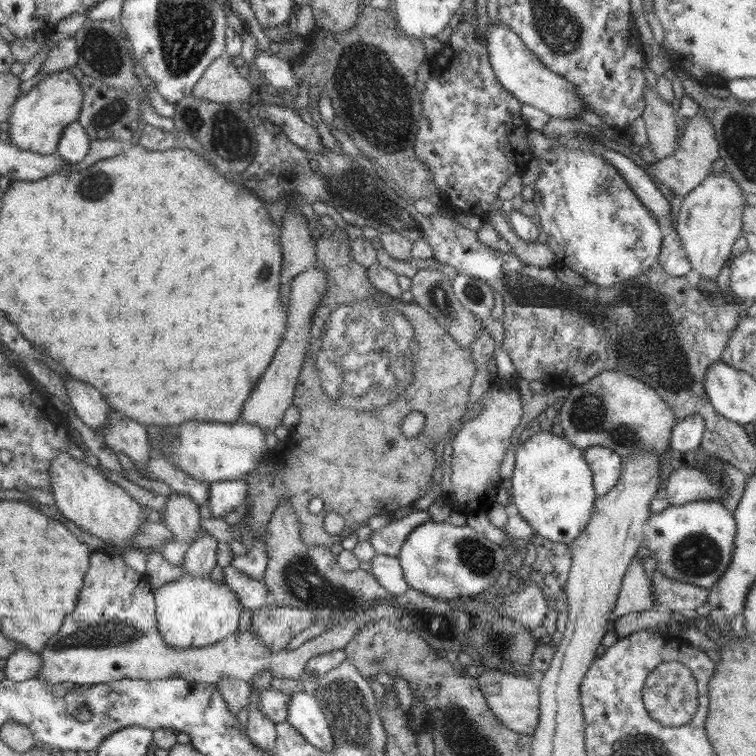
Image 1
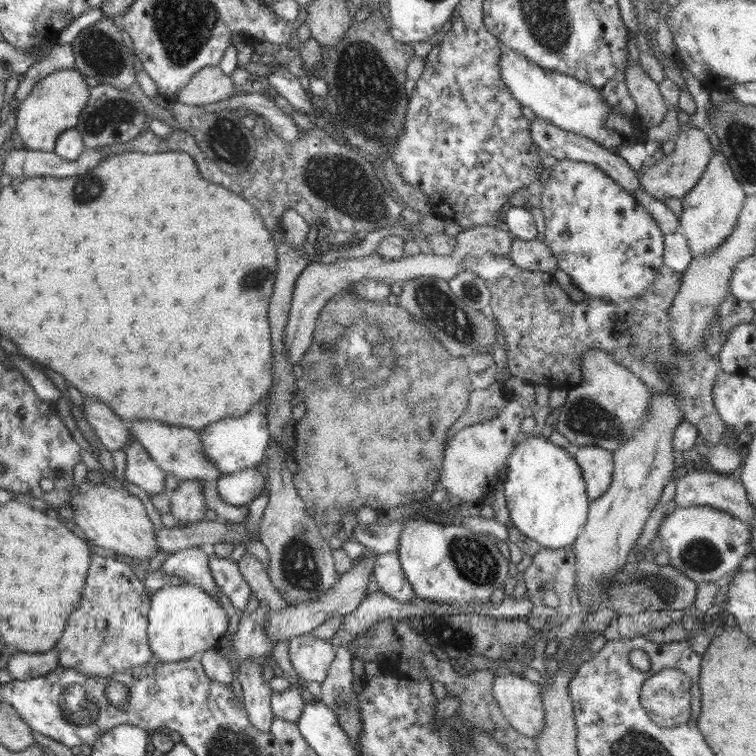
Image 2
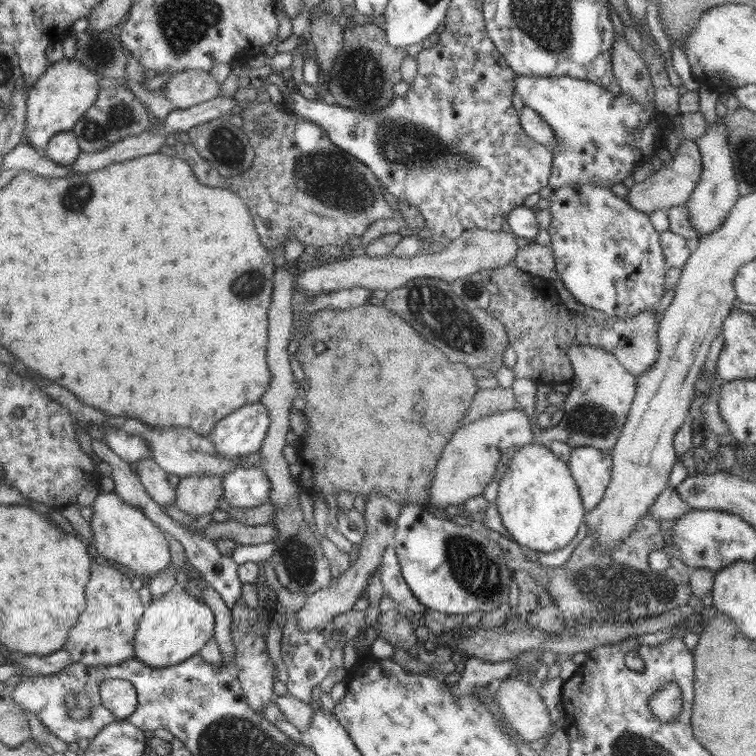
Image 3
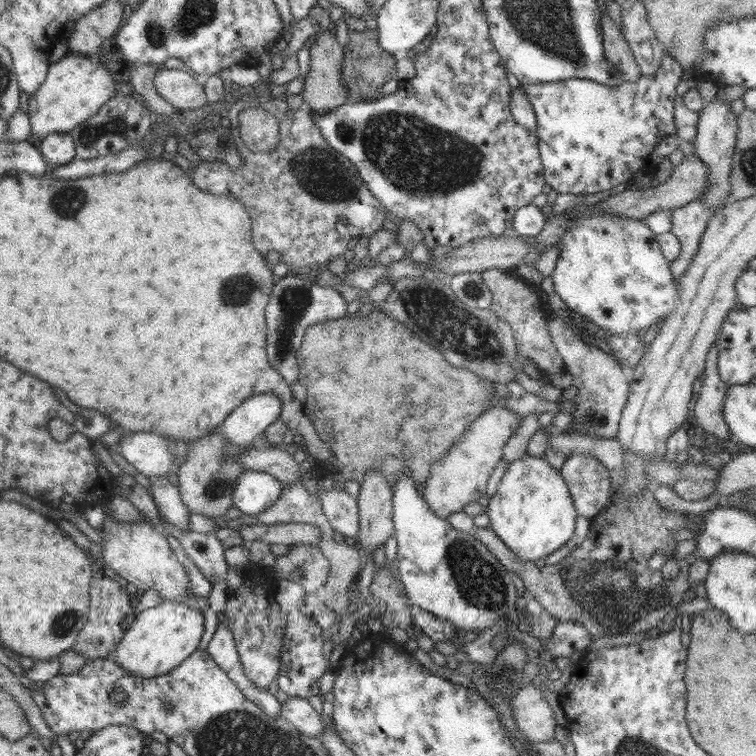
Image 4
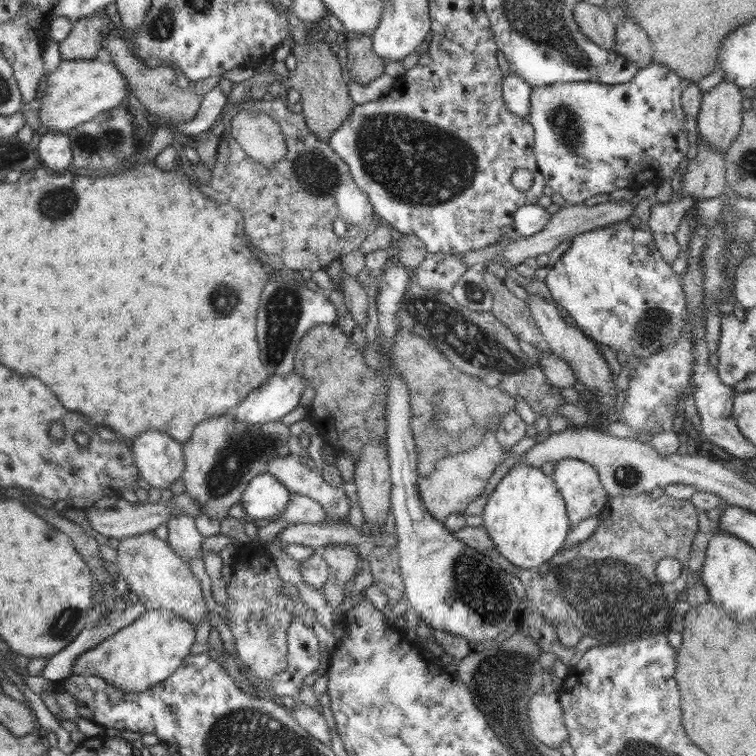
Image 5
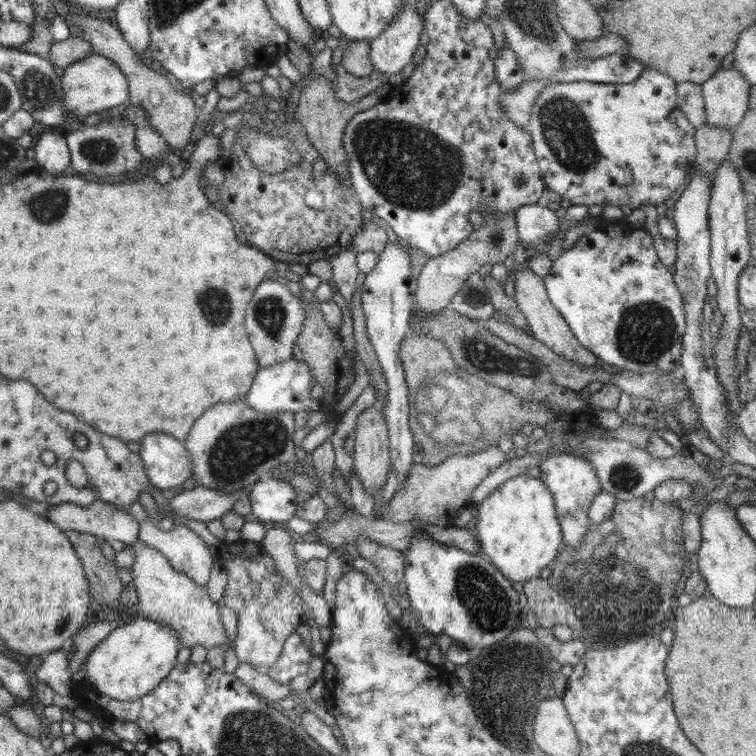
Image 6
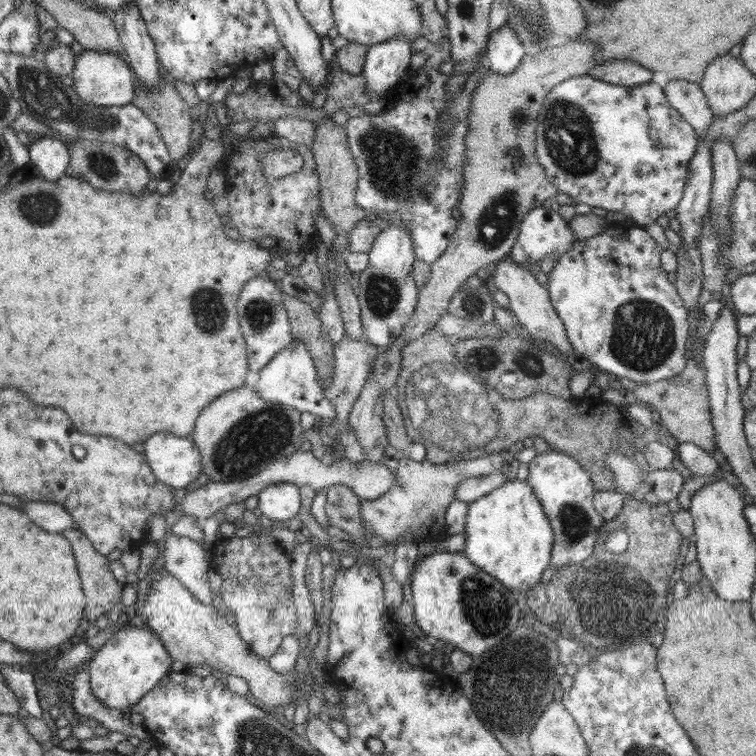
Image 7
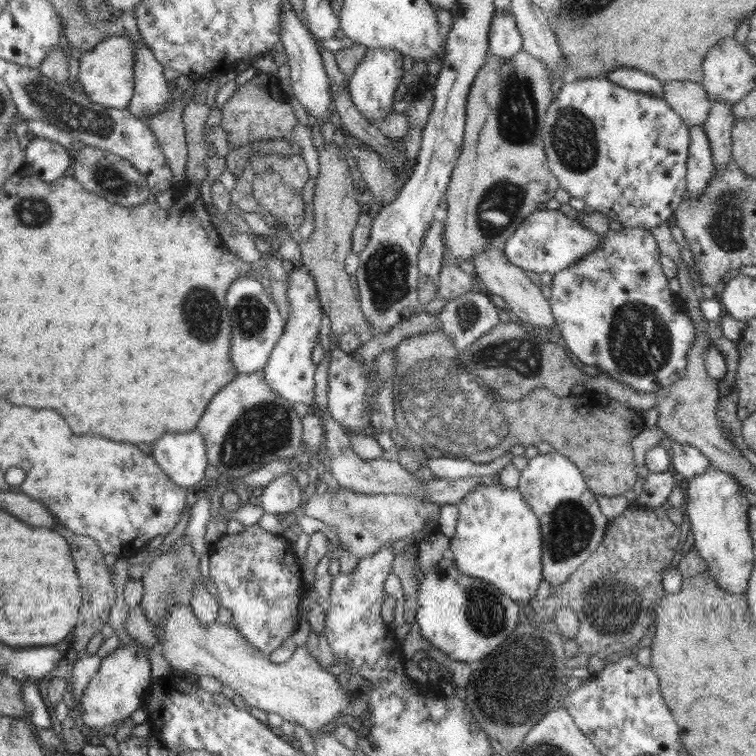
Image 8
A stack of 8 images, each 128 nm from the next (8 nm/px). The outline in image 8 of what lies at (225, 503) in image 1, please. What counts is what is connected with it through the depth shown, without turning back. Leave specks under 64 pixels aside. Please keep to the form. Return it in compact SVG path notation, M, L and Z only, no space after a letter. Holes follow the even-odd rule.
M293 474L278 476L263 492L258 501L268 514L290 514L301 504L302 490Z

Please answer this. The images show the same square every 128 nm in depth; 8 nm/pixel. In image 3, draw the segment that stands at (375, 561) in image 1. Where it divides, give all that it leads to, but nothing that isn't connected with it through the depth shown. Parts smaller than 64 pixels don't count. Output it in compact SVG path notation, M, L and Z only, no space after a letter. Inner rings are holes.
M390 543L385 548L380 565L382 566L380 580L382 581L385 594L399 605L399 609L404 608L408 612L425 614L428 608L424 607L412 595L412 591L410 591L407 582L403 579L394 543Z

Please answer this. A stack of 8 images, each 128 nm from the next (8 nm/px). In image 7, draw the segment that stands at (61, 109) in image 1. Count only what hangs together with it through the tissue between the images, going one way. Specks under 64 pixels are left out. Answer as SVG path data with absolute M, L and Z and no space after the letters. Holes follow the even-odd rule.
M83 51L75 60L71 74L76 94L87 103L94 106L125 106L133 103L135 97L135 82L129 64L114 52Z

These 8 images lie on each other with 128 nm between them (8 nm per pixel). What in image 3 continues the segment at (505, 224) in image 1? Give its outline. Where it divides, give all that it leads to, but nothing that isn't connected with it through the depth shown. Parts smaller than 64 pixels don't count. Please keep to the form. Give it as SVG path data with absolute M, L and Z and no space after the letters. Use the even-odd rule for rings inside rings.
M534 240L518 249L513 263L524 272L550 281L557 277L553 250L549 245L543 246Z

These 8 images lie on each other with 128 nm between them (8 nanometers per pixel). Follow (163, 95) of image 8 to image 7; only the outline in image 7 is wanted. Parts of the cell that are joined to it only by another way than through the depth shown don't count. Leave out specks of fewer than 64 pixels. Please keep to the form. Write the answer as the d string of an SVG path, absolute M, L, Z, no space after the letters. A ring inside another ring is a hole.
M130 3L118 11L110 14L115 24L115 29L118 31L120 41L122 42L124 53L126 53L127 63L137 79L148 88L156 88L161 84L163 77L159 74L159 62L156 55L155 46L149 36L146 23L141 15L138 3Z

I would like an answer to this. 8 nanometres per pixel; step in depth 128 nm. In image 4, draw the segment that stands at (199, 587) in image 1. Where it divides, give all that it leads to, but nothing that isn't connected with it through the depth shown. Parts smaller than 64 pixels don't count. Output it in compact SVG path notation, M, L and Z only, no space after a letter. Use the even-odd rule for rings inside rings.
M161 601L160 604L139 612L119 640L111 659L119 664L127 674L141 678L152 678L168 674L196 649L204 632L204 612L198 607L188 607L184 603Z

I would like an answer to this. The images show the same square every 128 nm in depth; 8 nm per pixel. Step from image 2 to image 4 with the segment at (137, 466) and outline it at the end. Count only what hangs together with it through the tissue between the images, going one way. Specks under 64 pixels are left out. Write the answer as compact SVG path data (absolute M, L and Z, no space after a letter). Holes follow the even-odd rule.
M164 476L150 479L150 484L152 498L165 520L180 531L188 531L190 512L180 498L179 488L172 486Z

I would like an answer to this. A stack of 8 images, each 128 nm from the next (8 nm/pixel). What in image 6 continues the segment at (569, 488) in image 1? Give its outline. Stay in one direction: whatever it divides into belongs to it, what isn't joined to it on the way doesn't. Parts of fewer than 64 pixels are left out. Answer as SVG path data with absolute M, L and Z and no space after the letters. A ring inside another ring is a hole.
M528 474L509 479L478 504L475 534L480 552L512 583L538 577L561 550L564 537L555 506L546 482Z

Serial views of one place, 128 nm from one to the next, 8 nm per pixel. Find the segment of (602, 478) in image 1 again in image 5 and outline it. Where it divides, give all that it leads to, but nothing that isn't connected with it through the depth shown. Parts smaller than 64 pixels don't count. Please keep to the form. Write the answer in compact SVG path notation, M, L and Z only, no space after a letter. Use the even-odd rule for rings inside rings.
M564 459L556 463L554 479L566 503L570 527L592 516L599 516L609 497L596 469L582 460Z

